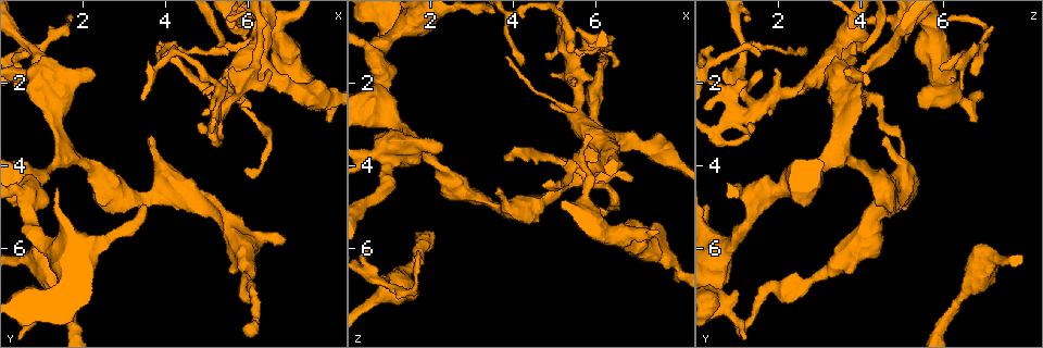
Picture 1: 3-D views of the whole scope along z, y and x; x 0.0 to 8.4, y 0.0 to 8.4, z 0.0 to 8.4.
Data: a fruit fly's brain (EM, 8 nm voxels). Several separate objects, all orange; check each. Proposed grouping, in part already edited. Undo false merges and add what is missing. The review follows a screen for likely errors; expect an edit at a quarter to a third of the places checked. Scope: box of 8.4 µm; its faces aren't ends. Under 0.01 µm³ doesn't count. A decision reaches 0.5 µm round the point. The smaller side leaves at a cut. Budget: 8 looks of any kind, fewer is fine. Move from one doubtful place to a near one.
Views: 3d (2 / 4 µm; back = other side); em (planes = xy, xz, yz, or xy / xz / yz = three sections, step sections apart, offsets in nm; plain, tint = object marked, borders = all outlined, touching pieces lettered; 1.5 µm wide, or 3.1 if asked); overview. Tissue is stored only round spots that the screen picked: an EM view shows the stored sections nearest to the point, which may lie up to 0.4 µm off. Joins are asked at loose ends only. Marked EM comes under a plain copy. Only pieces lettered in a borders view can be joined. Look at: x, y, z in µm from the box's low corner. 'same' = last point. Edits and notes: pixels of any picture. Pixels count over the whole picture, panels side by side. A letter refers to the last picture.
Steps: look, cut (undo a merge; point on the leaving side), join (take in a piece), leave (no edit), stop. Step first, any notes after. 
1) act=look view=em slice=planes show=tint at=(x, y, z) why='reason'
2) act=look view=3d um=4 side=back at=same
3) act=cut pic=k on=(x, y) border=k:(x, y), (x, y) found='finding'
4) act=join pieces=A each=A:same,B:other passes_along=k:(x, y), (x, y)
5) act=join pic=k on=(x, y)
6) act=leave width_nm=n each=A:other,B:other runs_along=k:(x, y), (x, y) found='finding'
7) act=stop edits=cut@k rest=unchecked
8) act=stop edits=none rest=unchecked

act=look view=em slice=planes show=tint at=(5.40, 2.70, 1.35)

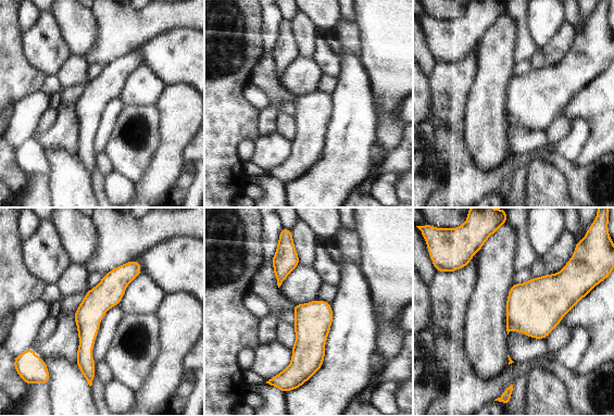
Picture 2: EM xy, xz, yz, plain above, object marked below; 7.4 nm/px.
act=look view=em slice=planes show=borders at=same

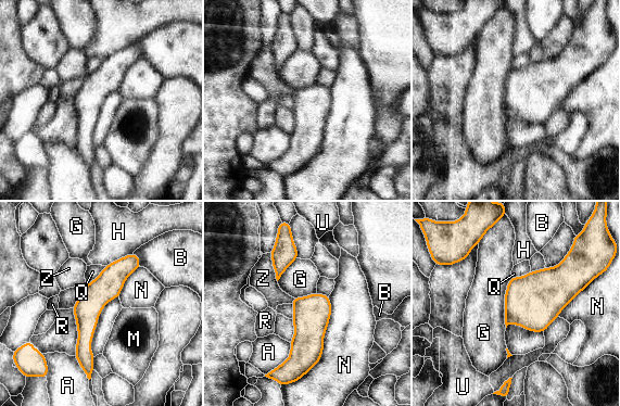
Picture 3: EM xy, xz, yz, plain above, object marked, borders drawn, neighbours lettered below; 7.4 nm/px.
act=leave each=A:other,B:other,G:other,H:other,M:other,N:other,Q:other,R:other,U:other,Z:other border=3:(511, 277), (505, 292), (505, 327) found='all the same neuron'

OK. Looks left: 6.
act=look view=em slice=planes show=borders at=(6.85, 5.80, 4.35) why='thick end'

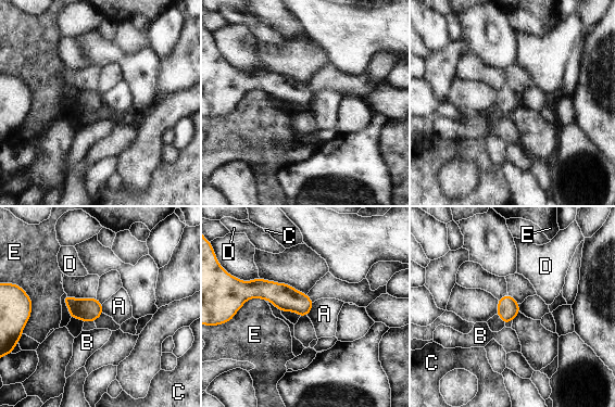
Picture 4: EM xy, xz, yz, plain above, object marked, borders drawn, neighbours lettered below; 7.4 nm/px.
act=leave each=A:other,B:other,C:other,D:other,E:other border=4:(314, 302), (306, 315) found='no lettered piece goes on from it'

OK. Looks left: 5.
act=look view=3d um=2 at=(3.70, 3.25, 4.60)

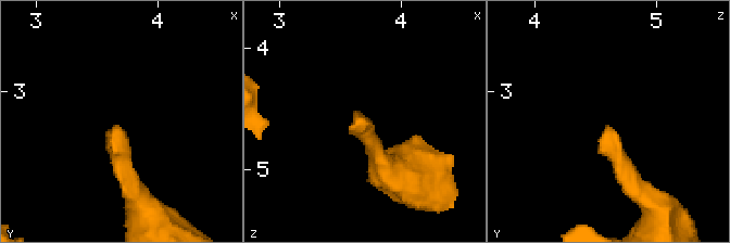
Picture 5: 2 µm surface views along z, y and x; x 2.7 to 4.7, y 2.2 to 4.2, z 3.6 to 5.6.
act=look view=em slice=yz step=8 show=tint at=(3.62, 3.28, 4.58)

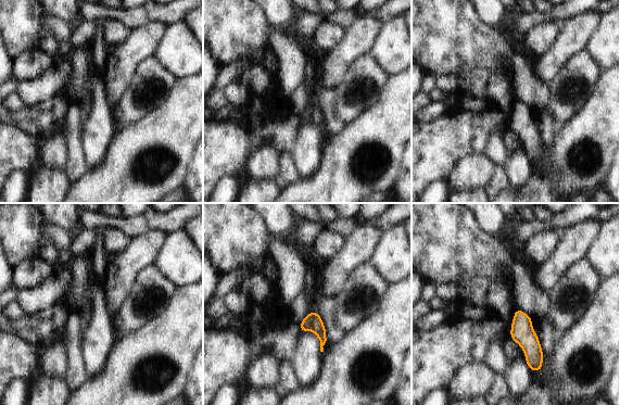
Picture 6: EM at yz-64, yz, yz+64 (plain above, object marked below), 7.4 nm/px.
act=look view=em slice=planes show=borders at=same

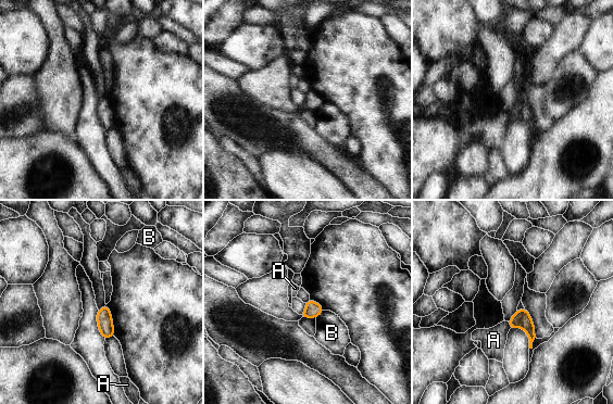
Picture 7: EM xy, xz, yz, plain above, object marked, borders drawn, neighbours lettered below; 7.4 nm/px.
act=leave each=A:other,B:other border=7:(324, 310), (315, 318) found='no lettered piece goes on from it'

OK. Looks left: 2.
act=stop edits=none rest=unchecked

